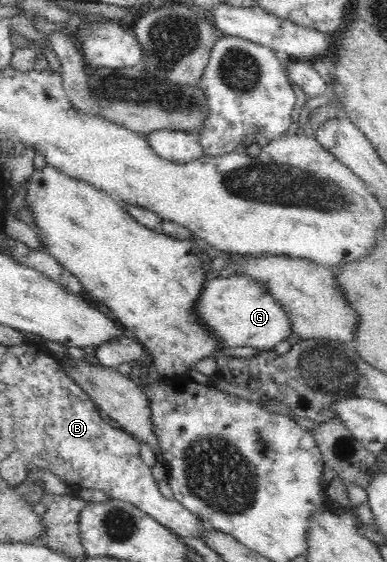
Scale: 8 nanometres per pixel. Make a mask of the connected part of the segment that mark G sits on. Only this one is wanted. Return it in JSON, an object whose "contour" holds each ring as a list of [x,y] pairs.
{"contour":[[[234,274],[206,280],[195,303],[195,316],[223,347],[273,348],[293,333],[291,321],[265,287],[251,277]]]}

